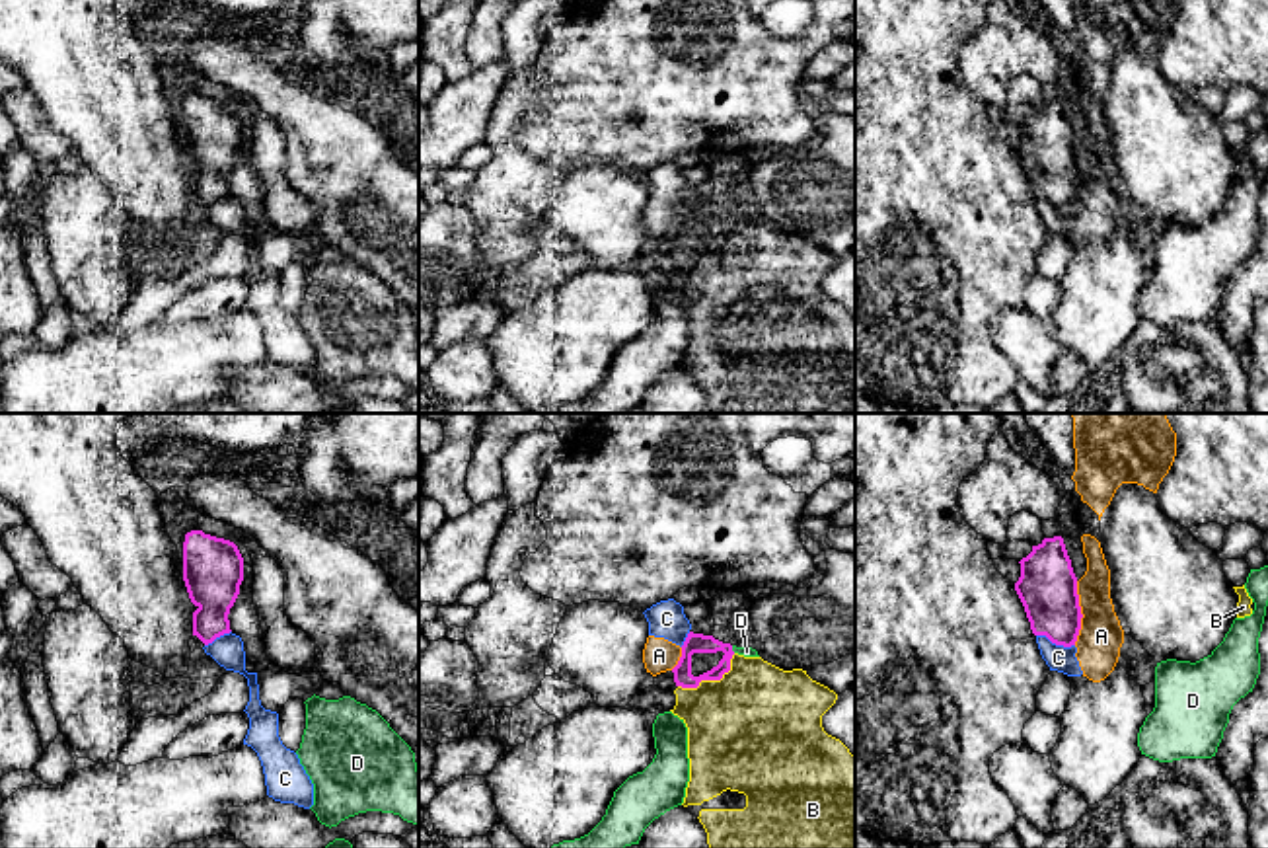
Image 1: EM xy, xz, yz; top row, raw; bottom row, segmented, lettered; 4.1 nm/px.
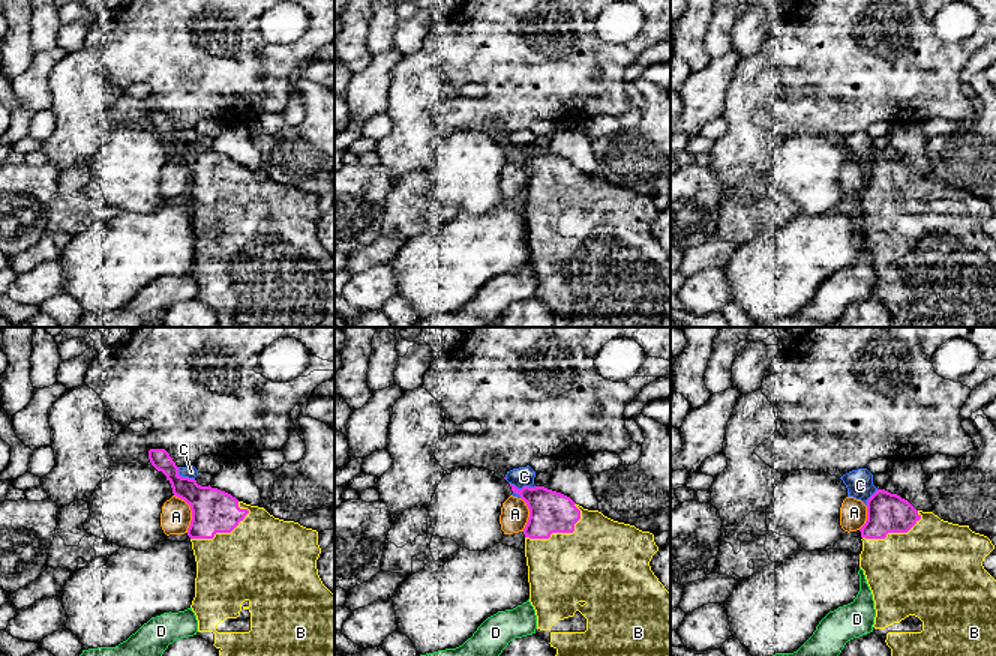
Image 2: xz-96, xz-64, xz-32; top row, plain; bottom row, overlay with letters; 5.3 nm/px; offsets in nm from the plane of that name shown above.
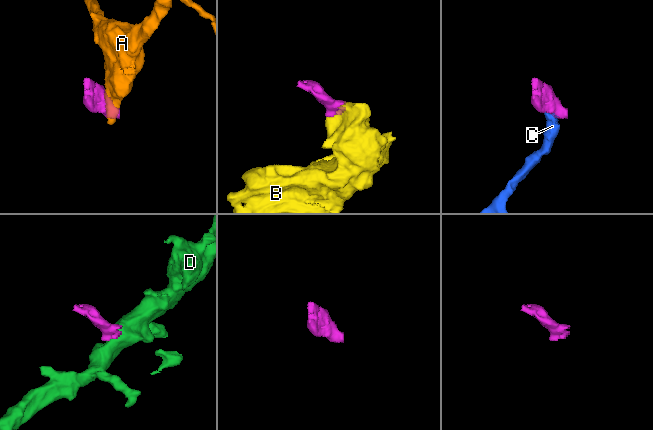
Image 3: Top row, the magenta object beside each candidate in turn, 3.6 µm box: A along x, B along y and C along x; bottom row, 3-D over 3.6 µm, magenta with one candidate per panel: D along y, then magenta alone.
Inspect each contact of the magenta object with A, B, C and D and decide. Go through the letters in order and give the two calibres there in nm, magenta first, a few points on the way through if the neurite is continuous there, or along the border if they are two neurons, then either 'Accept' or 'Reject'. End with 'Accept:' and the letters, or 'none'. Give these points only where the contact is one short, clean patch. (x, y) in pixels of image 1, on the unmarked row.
A: Thickness 240 nm (magenta) against 190 nm. Boundary: yz (1078, 145), (1081, 192), (1074, 207). Reject
B: Thickness 80 nm (magenta) against 460 nm. Accept
C: Thickness 240 nm (magenta) against 110 nm. Boundary: yz (1037, 197), (1056, 207), (1074, 209). Reject
D: Thickness 80 nm (magenta) against 50 nm. Boundary: xz (731, 209), (735, 215). Reject
Accept: B

